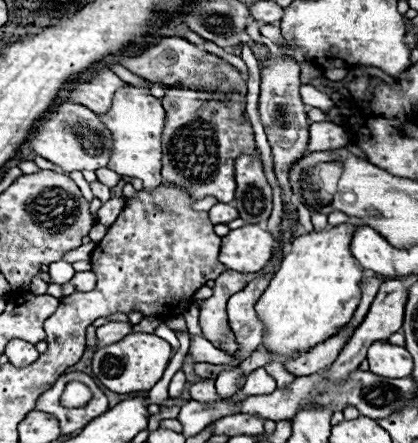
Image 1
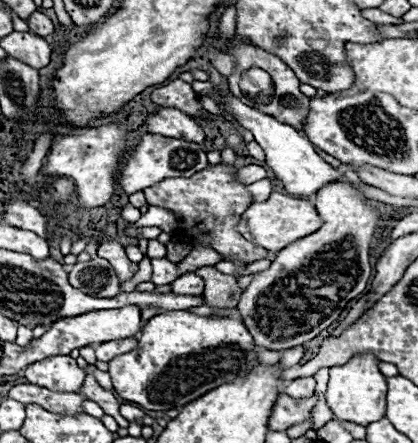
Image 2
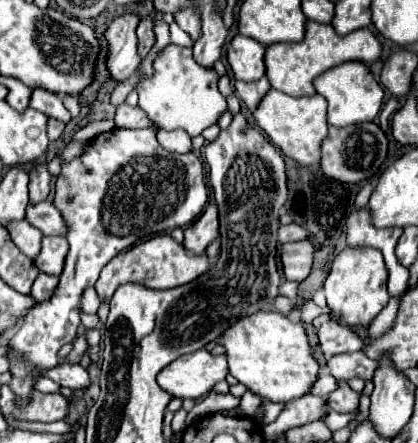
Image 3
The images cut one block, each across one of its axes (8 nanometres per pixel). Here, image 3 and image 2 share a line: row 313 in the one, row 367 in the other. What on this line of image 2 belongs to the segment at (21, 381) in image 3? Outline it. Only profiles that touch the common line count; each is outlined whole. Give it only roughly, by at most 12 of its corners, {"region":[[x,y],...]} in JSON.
{"region":[[70,356],[26,368],[30,384],[80,392],[86,372]]}

